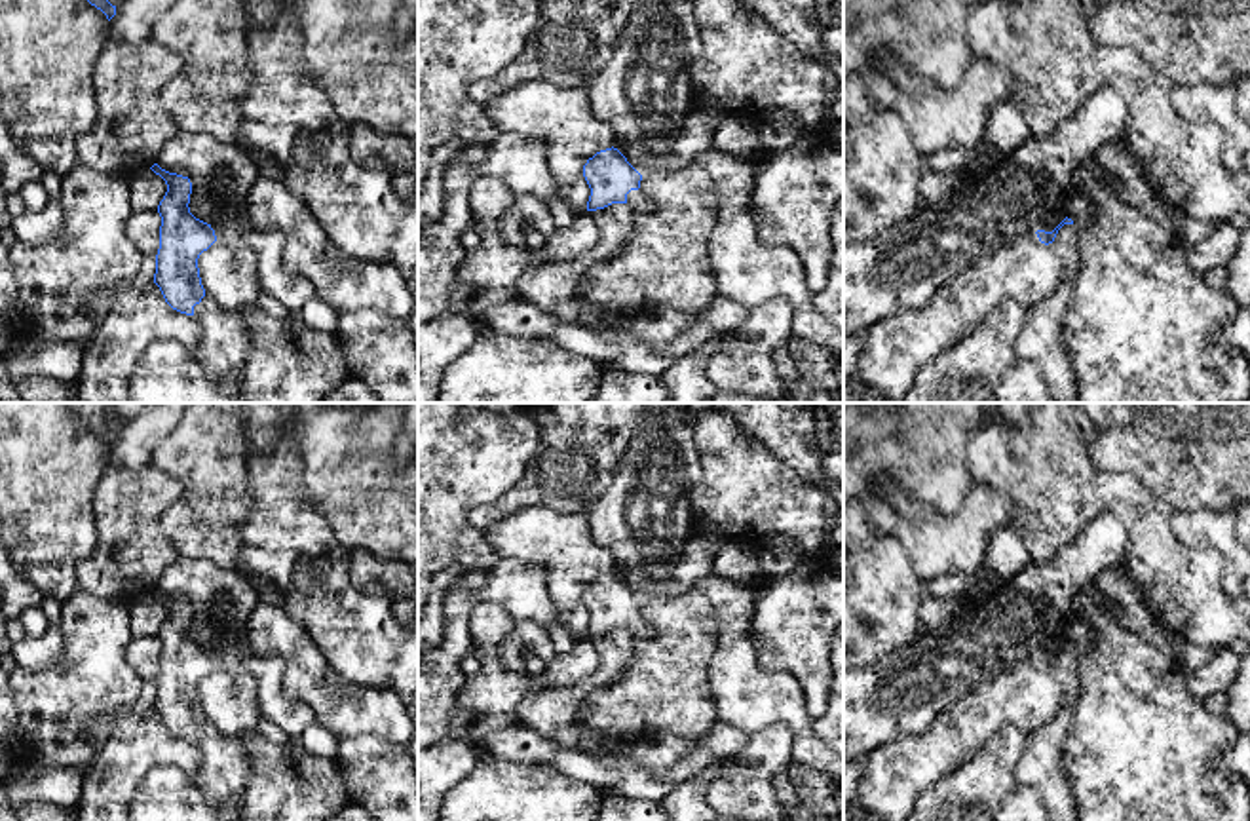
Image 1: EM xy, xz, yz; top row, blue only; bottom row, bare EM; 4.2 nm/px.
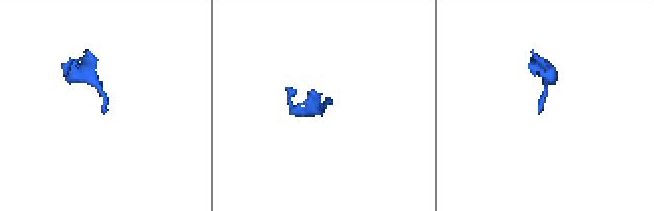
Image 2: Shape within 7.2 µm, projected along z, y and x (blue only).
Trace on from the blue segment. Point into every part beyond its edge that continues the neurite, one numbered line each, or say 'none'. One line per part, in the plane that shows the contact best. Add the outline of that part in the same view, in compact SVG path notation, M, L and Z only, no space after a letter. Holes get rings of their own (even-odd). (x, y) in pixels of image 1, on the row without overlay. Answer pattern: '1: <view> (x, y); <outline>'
1: yz (1040, 766); M1064 650L1049 673L1060 680L1064 701L1052 722L1028 735L1014 775L1020 783L1033 787L1041 794L1051 821L1079 821L1073 785L1062 764L1062 741L1073 722L1081 696L1075 650Z

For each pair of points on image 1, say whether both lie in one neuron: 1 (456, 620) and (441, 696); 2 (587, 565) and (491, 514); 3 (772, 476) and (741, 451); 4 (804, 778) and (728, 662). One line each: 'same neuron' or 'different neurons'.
1: same neuron
2: different neurons
3: same neuron
4: different neurons

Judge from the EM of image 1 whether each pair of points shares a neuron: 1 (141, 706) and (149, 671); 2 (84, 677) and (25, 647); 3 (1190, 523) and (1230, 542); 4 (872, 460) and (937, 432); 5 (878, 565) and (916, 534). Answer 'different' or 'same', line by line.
1: same
2: different
3: same
4: same
5: different

